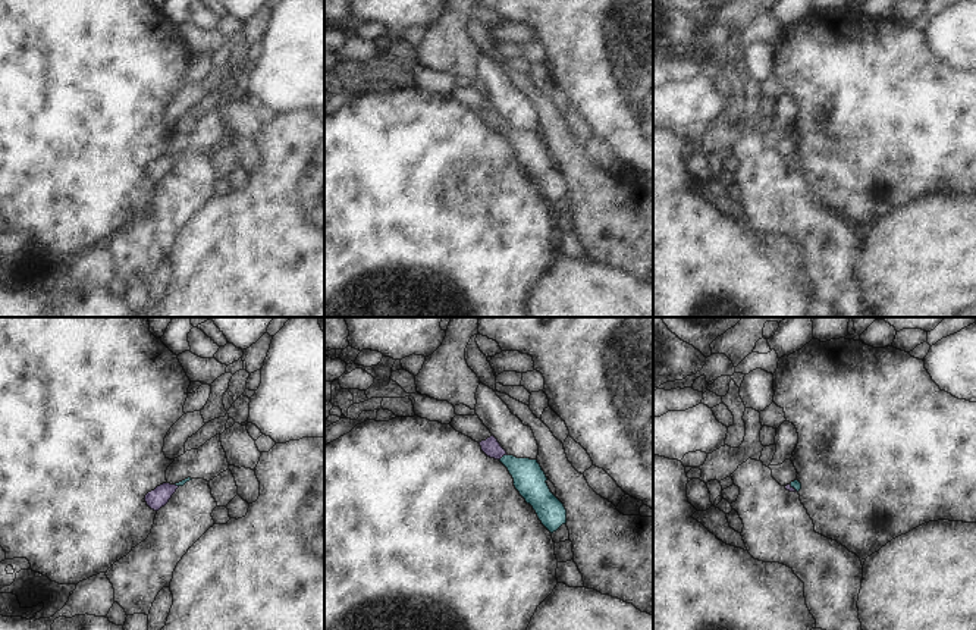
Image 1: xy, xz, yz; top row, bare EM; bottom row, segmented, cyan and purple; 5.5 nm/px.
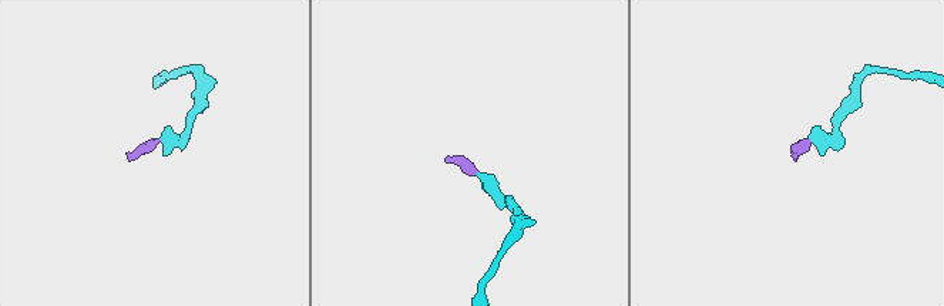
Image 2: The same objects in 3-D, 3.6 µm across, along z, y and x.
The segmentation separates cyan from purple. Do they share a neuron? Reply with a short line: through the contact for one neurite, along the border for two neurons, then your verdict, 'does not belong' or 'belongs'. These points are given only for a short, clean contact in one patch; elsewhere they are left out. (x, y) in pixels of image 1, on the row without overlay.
xz (529, 150), (502, 128), (490, 118) | belongs

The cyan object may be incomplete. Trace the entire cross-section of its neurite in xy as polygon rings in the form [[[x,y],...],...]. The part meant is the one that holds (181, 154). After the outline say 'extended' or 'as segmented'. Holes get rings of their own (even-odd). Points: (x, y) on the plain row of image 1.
[[[188,148],[175,156],[163,154],[157,157],[154,162],[148,163],[144,170],[151,181],[159,182],[161,178],[164,178],[169,173],[169,170],[172,169],[172,166],[176,163],[178,159],[183,157],[189,151],[192,150]]]; extended

